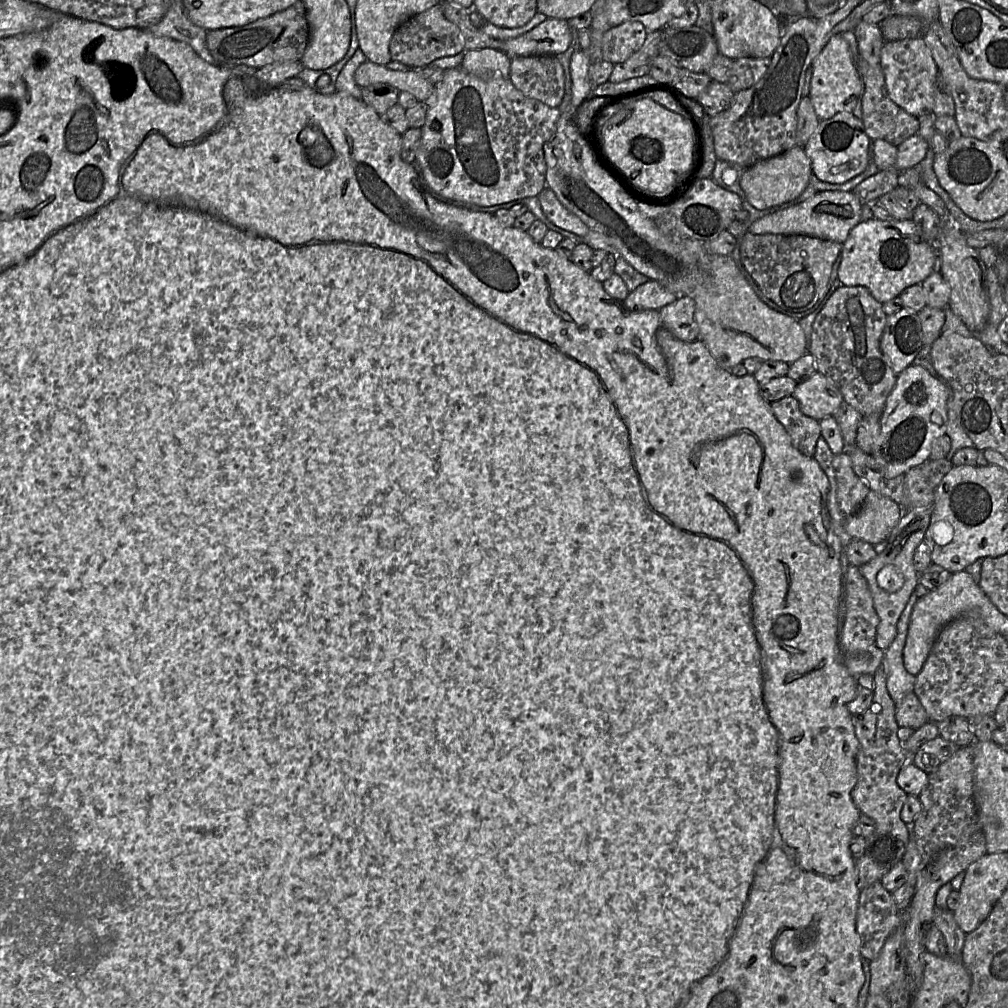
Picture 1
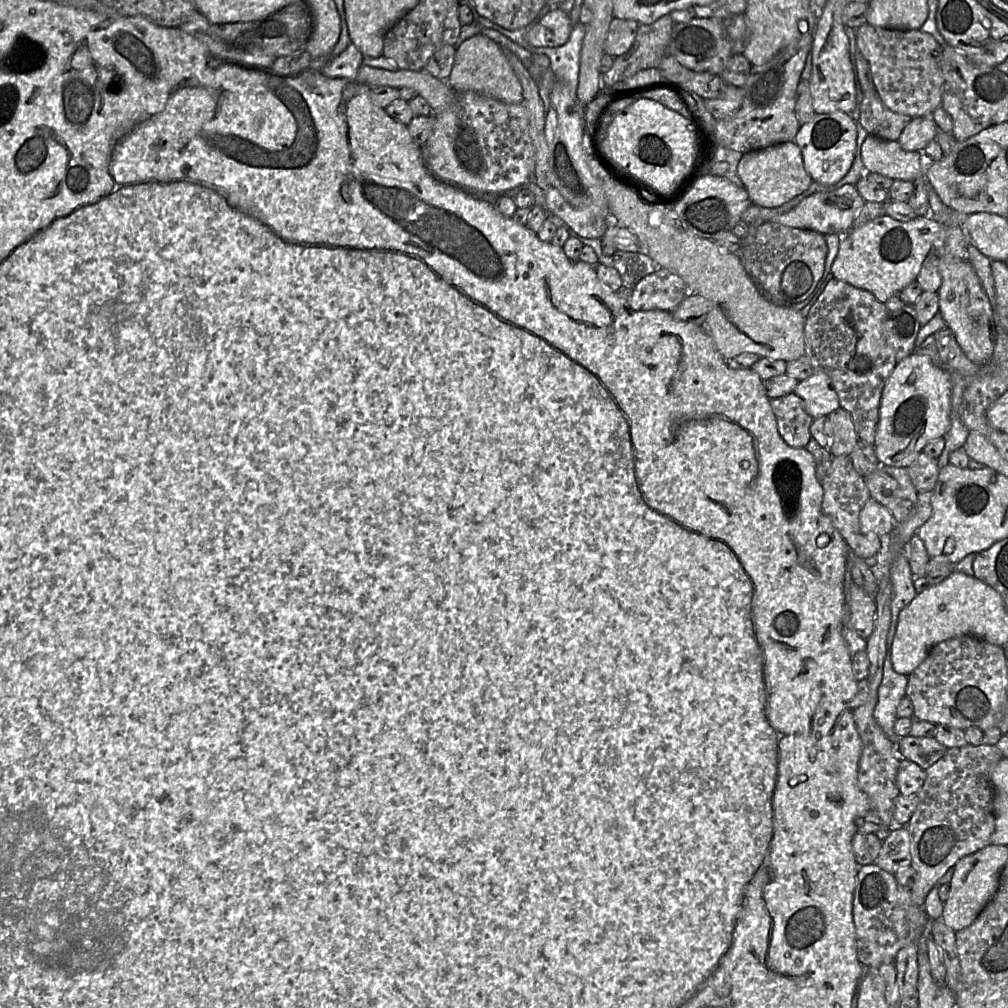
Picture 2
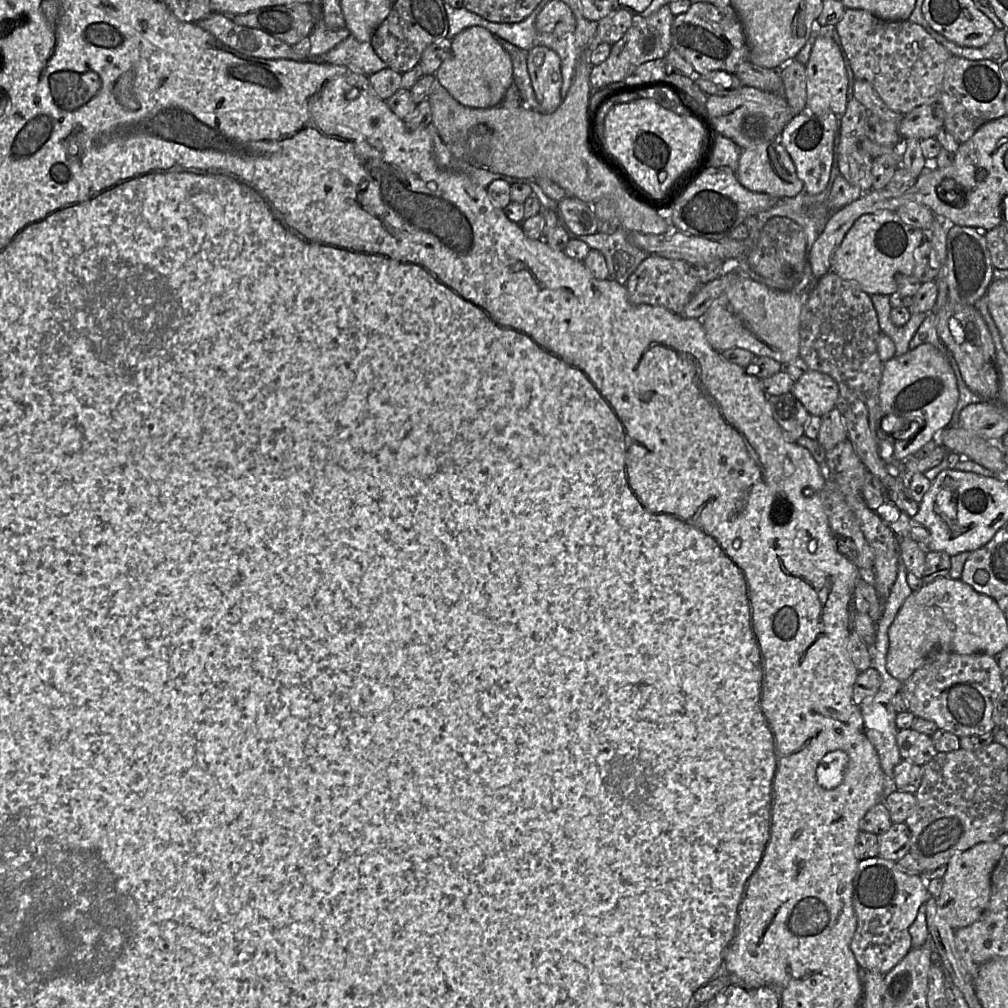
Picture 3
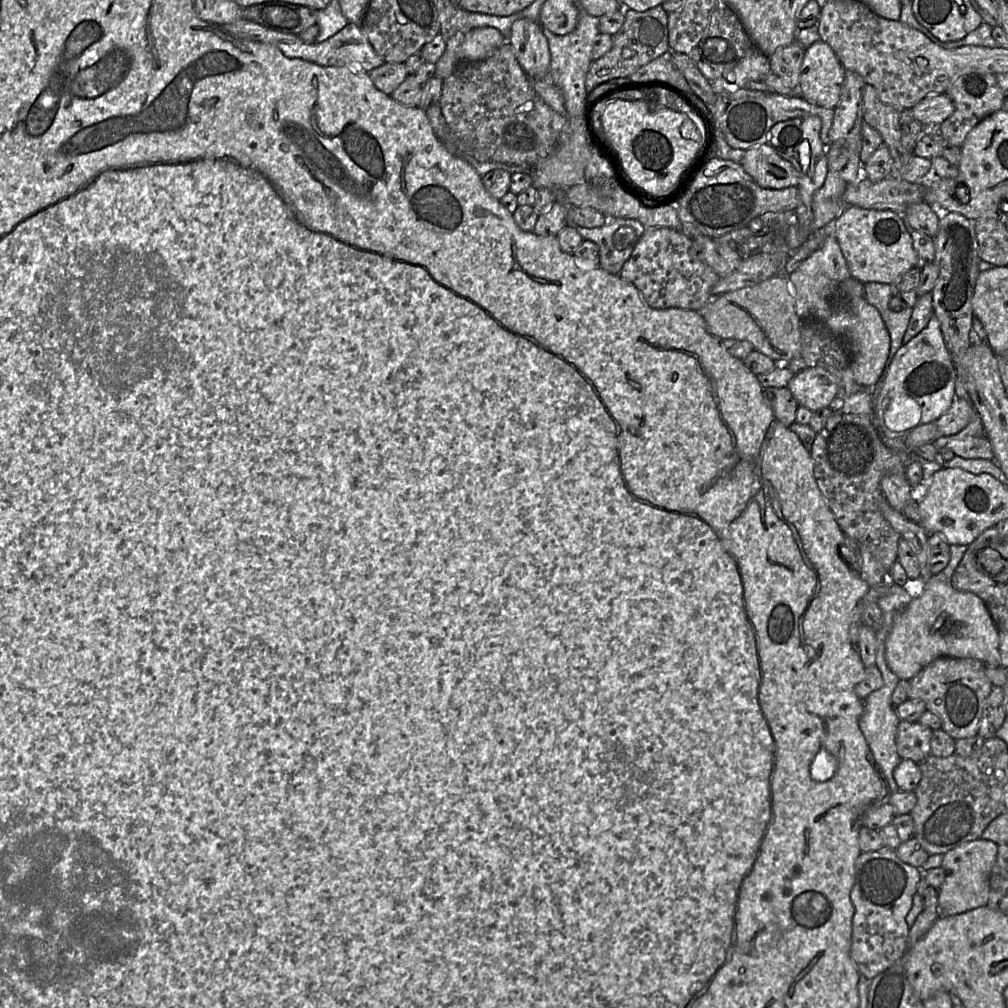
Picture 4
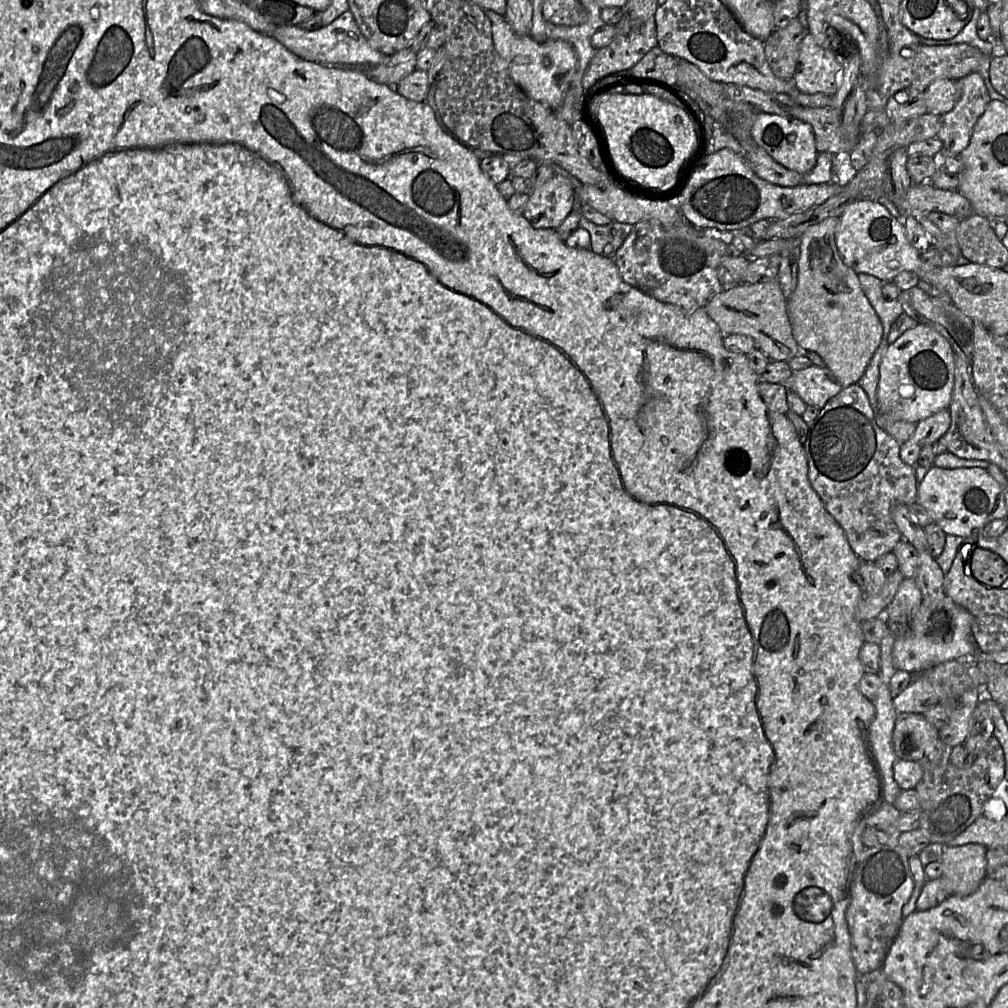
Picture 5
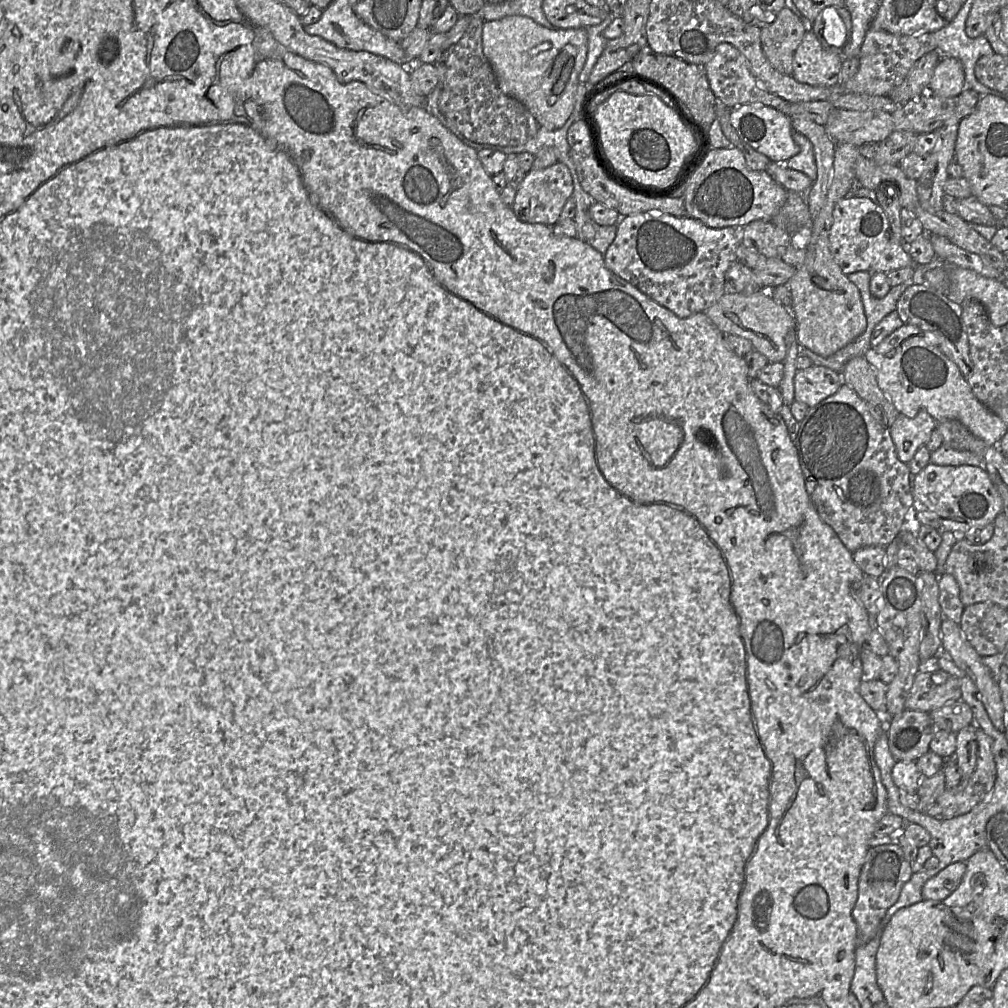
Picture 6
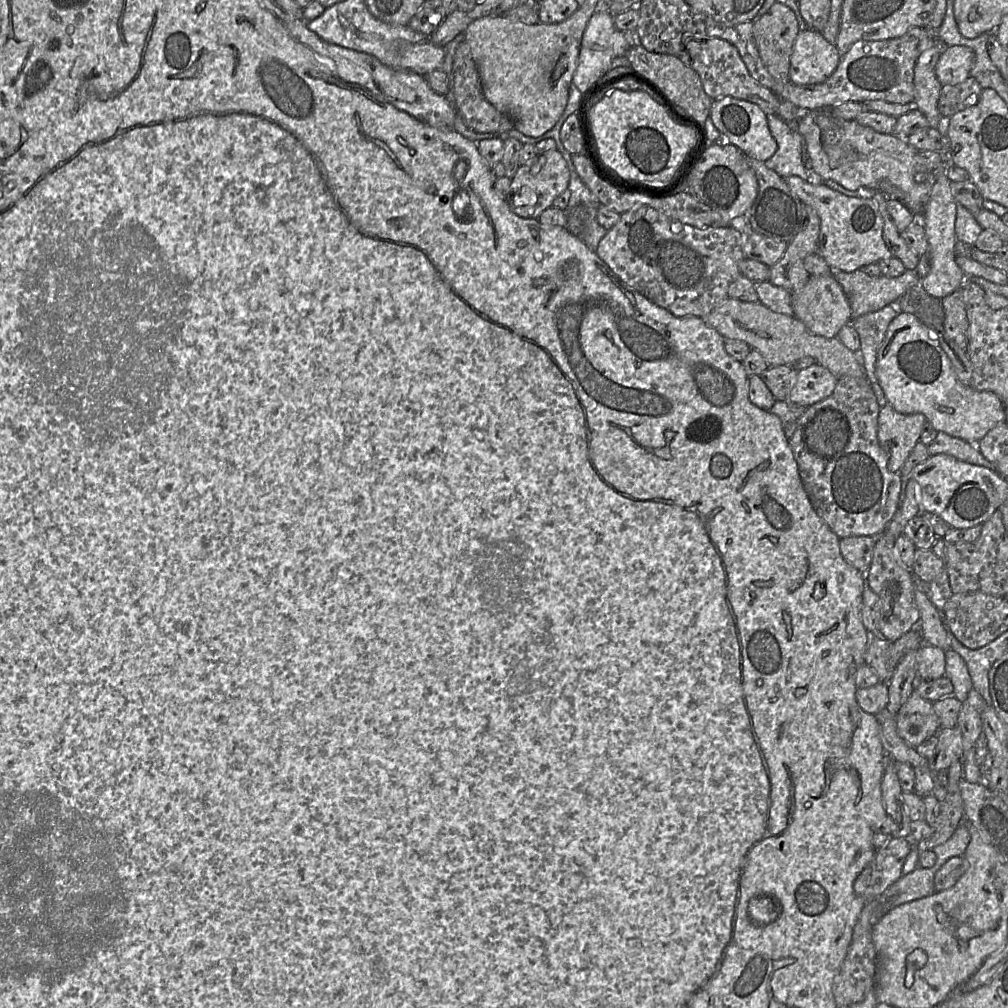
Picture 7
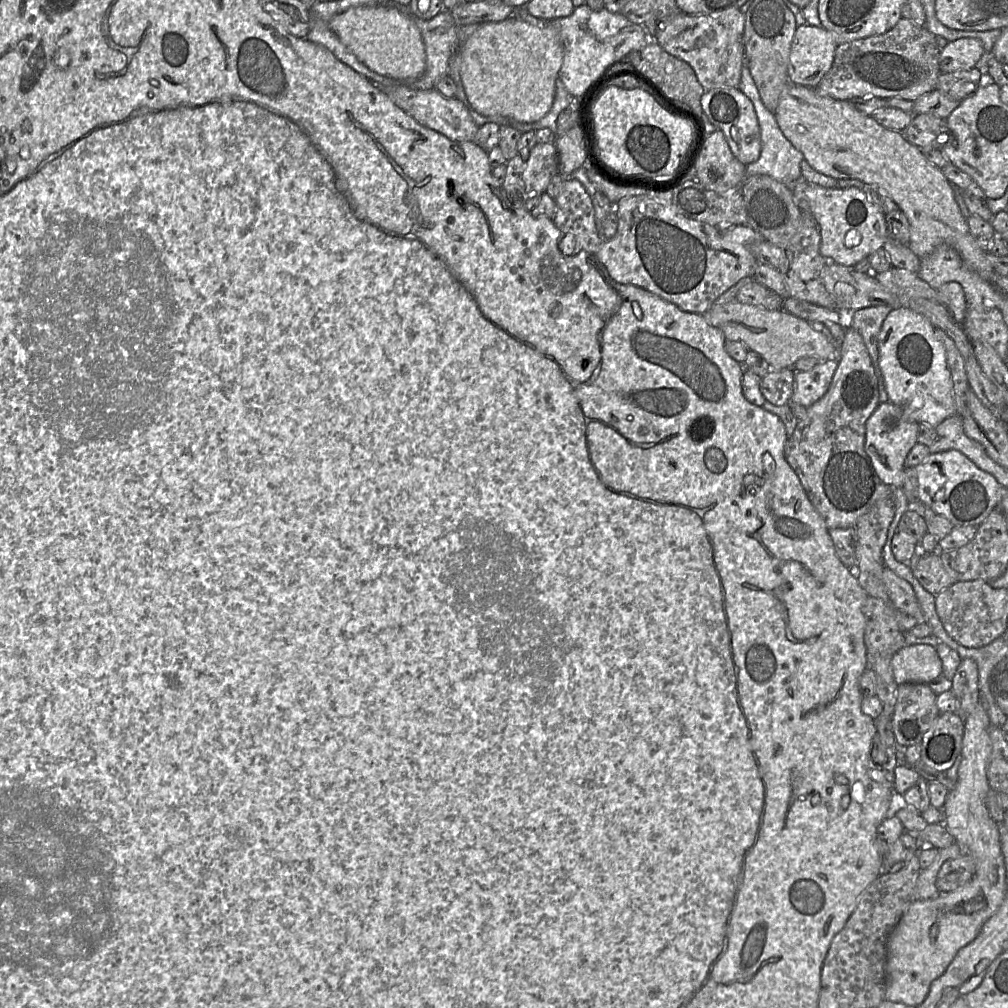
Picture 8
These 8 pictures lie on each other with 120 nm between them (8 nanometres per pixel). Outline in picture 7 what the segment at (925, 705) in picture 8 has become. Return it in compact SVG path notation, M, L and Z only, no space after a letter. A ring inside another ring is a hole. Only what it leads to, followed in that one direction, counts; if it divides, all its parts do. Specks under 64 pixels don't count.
M913 691L896 715L899 736L909 746L916 748L940 730L940 720L934 703Z

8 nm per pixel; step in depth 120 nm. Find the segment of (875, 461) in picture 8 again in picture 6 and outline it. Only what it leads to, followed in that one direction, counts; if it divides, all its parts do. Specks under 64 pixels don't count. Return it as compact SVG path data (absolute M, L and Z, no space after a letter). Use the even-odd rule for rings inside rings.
M920 410L913 418L899 413L889 427L898 459L909 463L921 446L925 446L938 422L926 411Z

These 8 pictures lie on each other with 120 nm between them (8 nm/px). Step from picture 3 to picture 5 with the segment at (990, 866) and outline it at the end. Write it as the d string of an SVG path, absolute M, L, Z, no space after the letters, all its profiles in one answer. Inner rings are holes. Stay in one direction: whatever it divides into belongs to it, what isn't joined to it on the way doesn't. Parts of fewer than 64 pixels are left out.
M978 843L946 846L941 856L942 878L949 882L950 895L967 896L974 893L987 876L987 847Z

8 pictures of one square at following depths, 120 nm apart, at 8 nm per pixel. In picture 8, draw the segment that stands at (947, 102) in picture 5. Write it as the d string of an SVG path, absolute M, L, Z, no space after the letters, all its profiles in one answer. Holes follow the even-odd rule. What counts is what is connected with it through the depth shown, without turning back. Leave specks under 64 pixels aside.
M959 38L940 49L938 62L941 73L968 70L976 66L984 53L976 38Z

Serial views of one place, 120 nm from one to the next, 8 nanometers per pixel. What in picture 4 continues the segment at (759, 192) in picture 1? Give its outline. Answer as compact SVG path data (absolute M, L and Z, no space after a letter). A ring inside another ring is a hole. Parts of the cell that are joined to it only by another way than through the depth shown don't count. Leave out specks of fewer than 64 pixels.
M768 143L746 150L741 165L762 188L781 190L798 187L800 183L798 172L793 165Z

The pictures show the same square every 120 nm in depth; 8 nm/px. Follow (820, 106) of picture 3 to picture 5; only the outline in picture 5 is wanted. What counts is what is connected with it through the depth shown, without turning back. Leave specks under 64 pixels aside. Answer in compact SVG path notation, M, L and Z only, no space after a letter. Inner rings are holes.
M810 32L799 45L799 56L793 76L797 91L833 96L842 84L843 65L836 55L823 48Z

